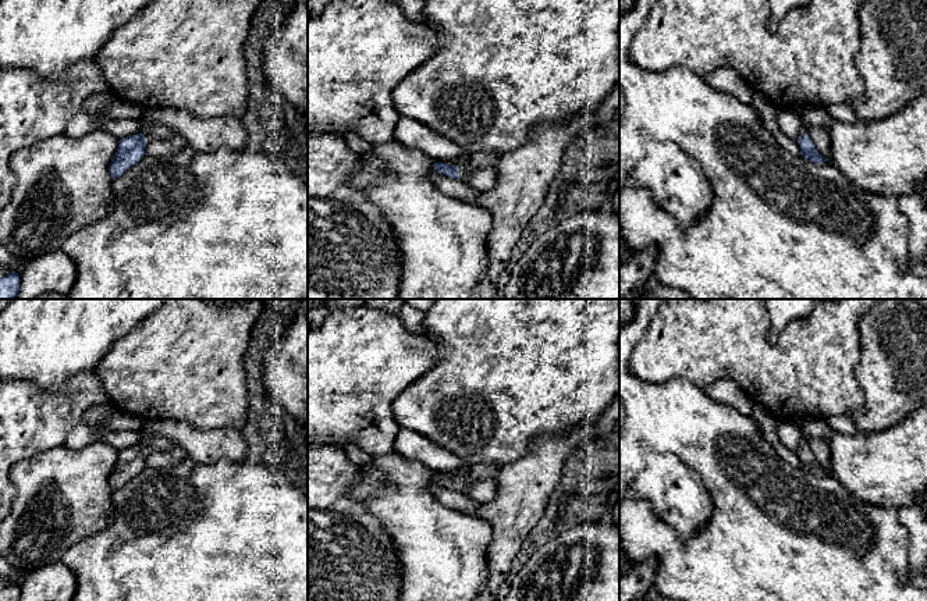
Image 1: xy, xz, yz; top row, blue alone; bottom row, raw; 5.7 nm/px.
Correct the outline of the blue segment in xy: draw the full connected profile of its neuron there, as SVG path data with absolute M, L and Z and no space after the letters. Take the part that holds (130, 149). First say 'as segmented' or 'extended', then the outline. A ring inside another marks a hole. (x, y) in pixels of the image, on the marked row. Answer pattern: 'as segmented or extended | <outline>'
extended | M153 125L141 134L120 139L117 152L109 166L109 174L114 179L139 161L145 147L152 141L173 139L177 135L171 127Z

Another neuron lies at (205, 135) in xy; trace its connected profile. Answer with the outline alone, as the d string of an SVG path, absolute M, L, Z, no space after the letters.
M160 107L145 110L142 120L153 125L171 127L189 147L199 153L212 153L220 149L245 150L248 132L238 117L199 118L174 109Z

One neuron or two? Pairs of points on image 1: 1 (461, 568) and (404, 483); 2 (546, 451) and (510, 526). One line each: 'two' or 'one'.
1: one
2: one

